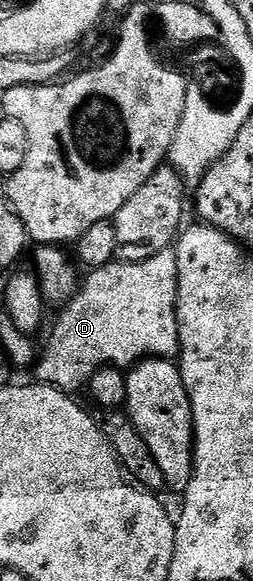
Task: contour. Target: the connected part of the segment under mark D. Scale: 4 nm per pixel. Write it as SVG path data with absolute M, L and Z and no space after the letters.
M173 248L164 249L143 261L123 262L119 259L89 272L75 297L58 317L46 347L39 352L34 365L35 380L67 393L80 392L93 373L102 366L127 368L145 357L169 358L179 352L180 329L177 327L177 255Z

